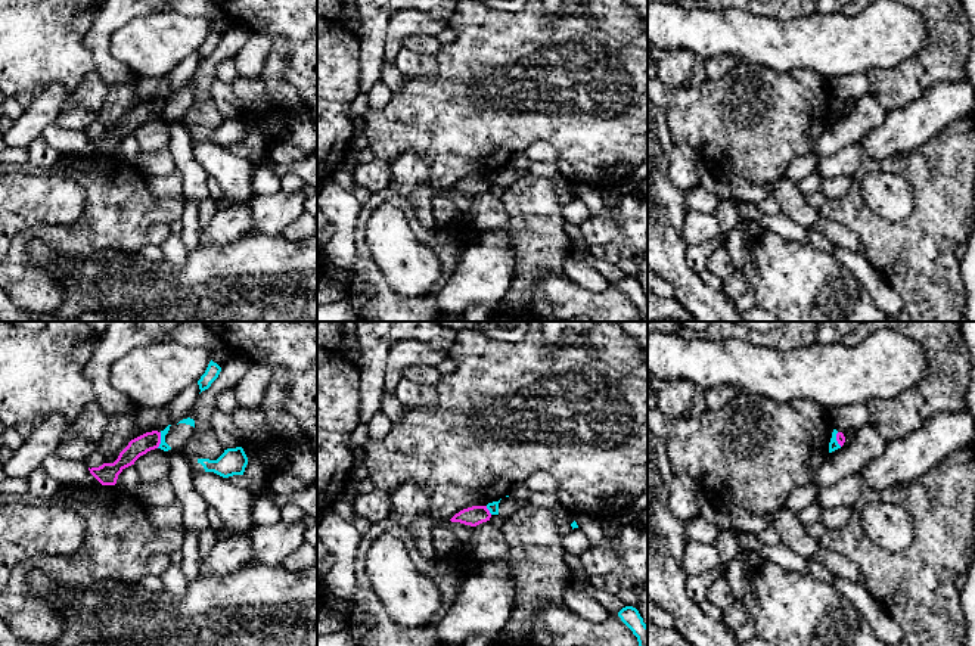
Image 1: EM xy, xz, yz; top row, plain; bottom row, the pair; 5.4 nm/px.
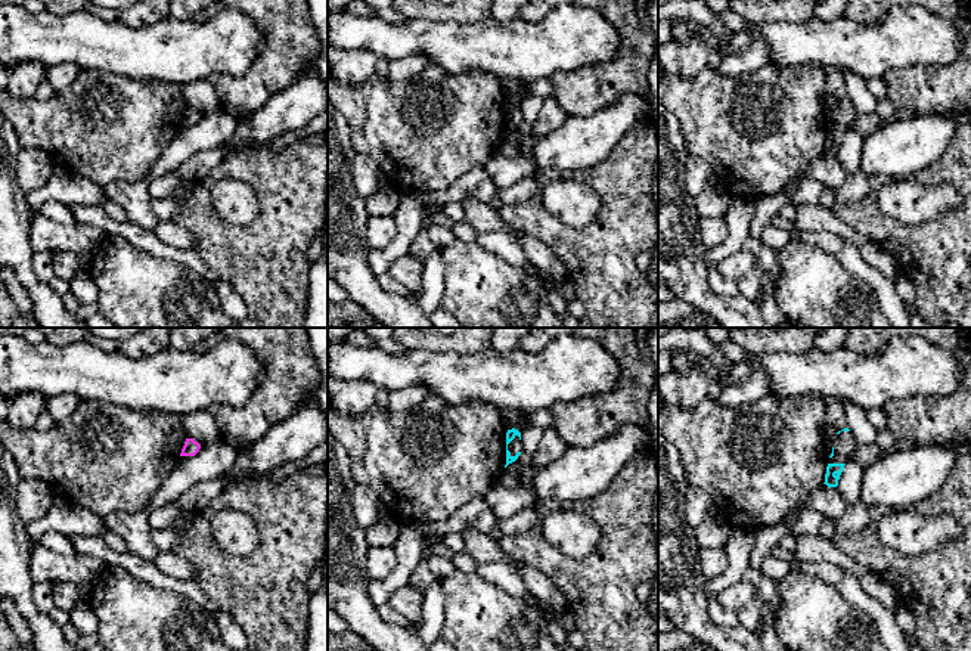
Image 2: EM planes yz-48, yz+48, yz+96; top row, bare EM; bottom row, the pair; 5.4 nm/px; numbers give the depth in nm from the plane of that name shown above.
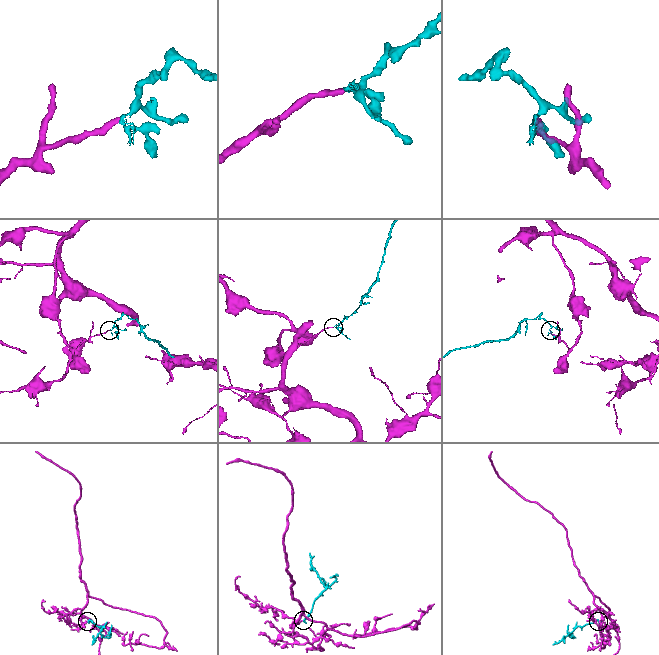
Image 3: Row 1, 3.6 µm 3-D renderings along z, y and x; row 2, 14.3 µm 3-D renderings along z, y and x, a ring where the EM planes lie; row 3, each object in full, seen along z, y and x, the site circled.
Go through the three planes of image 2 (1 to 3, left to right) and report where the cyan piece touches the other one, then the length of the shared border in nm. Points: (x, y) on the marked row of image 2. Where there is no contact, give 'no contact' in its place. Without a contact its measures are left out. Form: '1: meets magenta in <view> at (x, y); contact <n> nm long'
1: no contact
2: no contact
3: no contact

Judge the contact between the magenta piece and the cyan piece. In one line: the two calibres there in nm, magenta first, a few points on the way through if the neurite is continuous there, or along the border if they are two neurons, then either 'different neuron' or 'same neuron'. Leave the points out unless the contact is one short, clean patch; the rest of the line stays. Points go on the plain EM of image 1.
100 nm thick on the magenta side, 50 nm on the other; border along xy (161, 102), (161, 111), (157, 117); different neuron

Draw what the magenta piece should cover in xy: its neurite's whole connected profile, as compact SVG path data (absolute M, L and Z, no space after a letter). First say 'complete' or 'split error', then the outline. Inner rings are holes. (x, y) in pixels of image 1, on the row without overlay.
complete | M146 102L131 109L114 133L103 133L99 137L89 137L89 140L102 155L115 155L118 145L125 137L134 134L134 131L148 121L158 118L159 114L161 102Z

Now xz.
complete | M472 176L472 177L460 180L450 190L476 196L482 192L490 190L490 187L491 187L491 183L487 178L487 176Z

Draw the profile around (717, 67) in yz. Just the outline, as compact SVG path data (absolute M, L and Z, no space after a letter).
M730 55L705 59L704 65L705 78L708 80L721 78L739 63L740 60Z

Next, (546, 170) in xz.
M531 162L525 174L534 176L534 177L546 177L552 178L559 173L559 168L556 164L549 162Z

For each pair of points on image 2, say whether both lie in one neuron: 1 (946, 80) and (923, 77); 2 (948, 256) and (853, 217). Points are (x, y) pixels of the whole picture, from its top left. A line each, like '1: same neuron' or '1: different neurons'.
1: same neuron
2: same neuron

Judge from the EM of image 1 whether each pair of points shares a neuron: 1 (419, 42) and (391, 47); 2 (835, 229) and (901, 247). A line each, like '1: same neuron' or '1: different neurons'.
1: different neurons
2: different neurons

